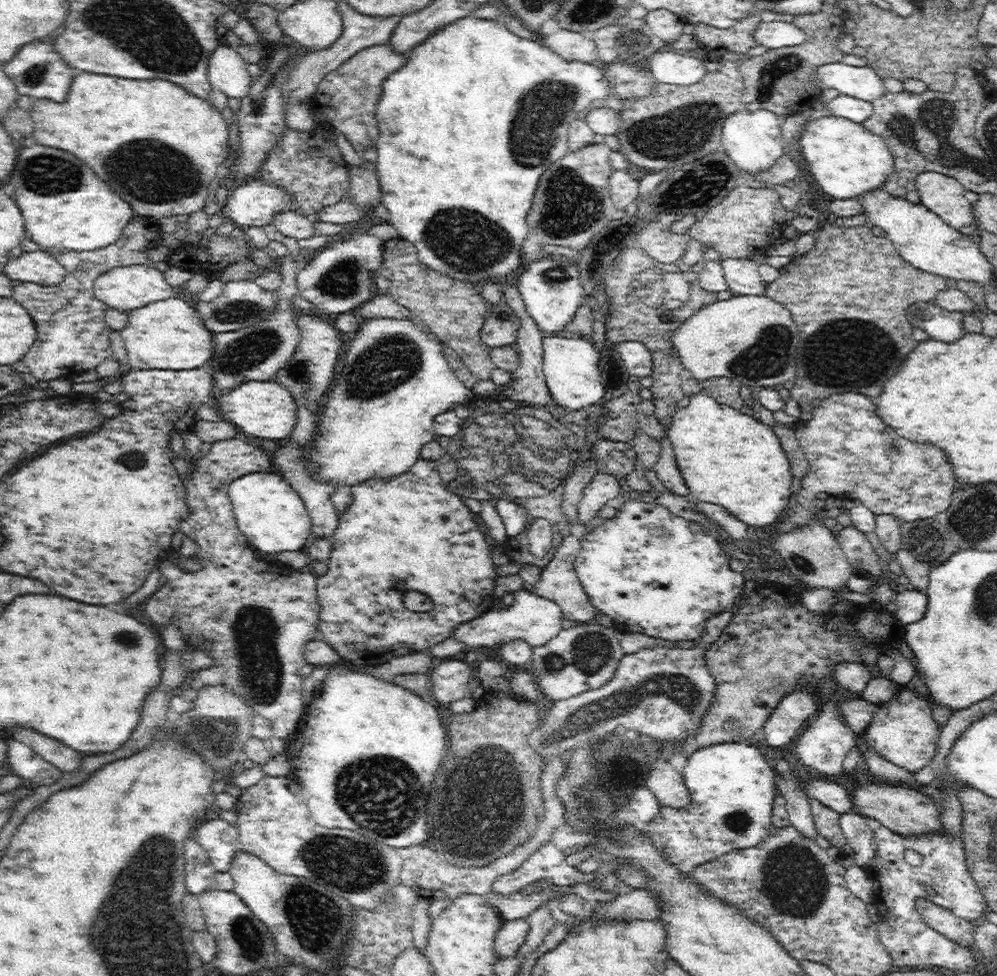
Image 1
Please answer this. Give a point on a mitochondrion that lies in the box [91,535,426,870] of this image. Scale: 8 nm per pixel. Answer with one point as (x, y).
(254, 630)

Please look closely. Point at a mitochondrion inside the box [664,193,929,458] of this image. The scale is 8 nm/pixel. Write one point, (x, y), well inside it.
(863, 372)

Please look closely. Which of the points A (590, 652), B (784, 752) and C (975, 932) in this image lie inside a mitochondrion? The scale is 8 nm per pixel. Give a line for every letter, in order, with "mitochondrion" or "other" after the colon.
A: mitochondrion
B: other
C: other

